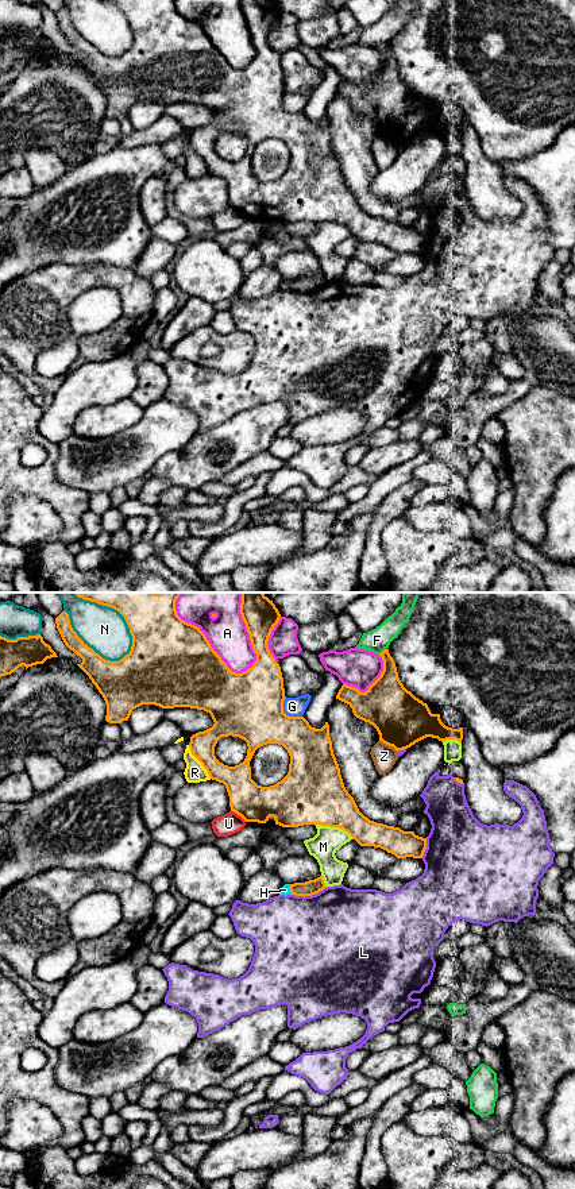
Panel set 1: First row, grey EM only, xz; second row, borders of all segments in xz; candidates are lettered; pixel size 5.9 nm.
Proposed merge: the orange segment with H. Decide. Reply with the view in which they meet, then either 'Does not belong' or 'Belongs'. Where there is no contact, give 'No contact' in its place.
Touches orange in xz. Does not belong

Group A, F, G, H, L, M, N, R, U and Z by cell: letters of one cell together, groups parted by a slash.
A H / F / G / L / M / N / R / U / Z

